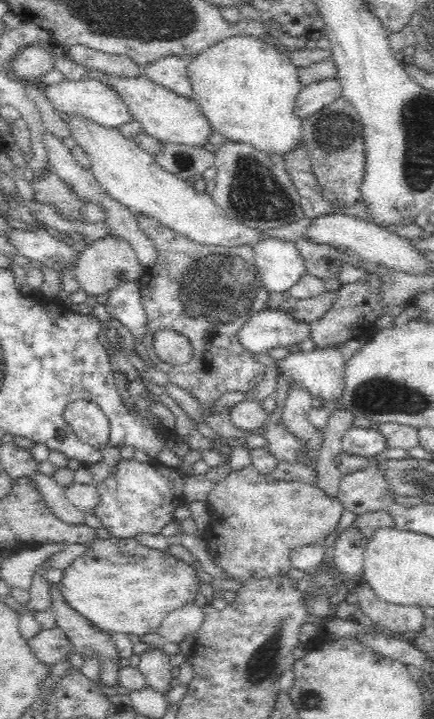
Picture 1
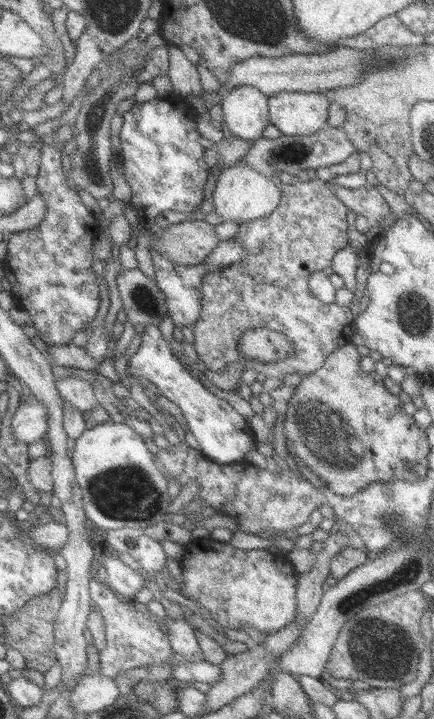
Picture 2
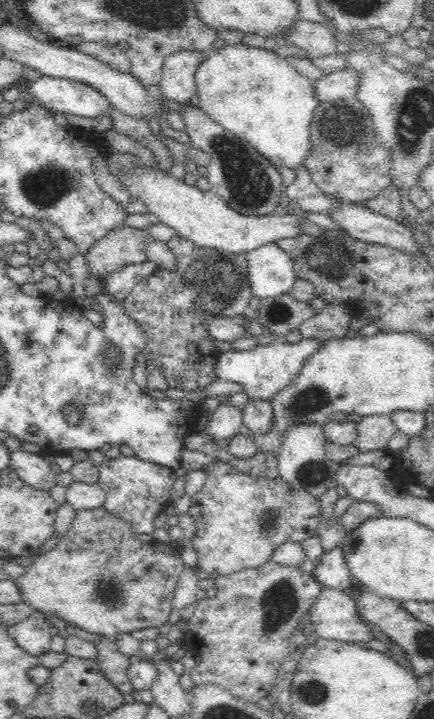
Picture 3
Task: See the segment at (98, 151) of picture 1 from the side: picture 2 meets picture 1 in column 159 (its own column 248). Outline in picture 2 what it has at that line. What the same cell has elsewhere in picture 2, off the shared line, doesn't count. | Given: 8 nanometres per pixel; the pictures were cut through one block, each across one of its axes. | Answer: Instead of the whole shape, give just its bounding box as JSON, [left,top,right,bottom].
[212,160,281,224]

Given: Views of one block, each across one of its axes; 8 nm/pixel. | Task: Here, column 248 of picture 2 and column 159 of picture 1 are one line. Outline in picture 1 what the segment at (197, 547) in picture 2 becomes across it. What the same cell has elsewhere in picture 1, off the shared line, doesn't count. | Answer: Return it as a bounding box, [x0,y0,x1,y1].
[58,536,202,638]

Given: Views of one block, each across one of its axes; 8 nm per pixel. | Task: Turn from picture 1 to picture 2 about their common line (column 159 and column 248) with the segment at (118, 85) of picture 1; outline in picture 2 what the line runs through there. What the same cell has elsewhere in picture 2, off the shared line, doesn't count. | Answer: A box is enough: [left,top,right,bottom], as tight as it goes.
[221,86,270,141]

